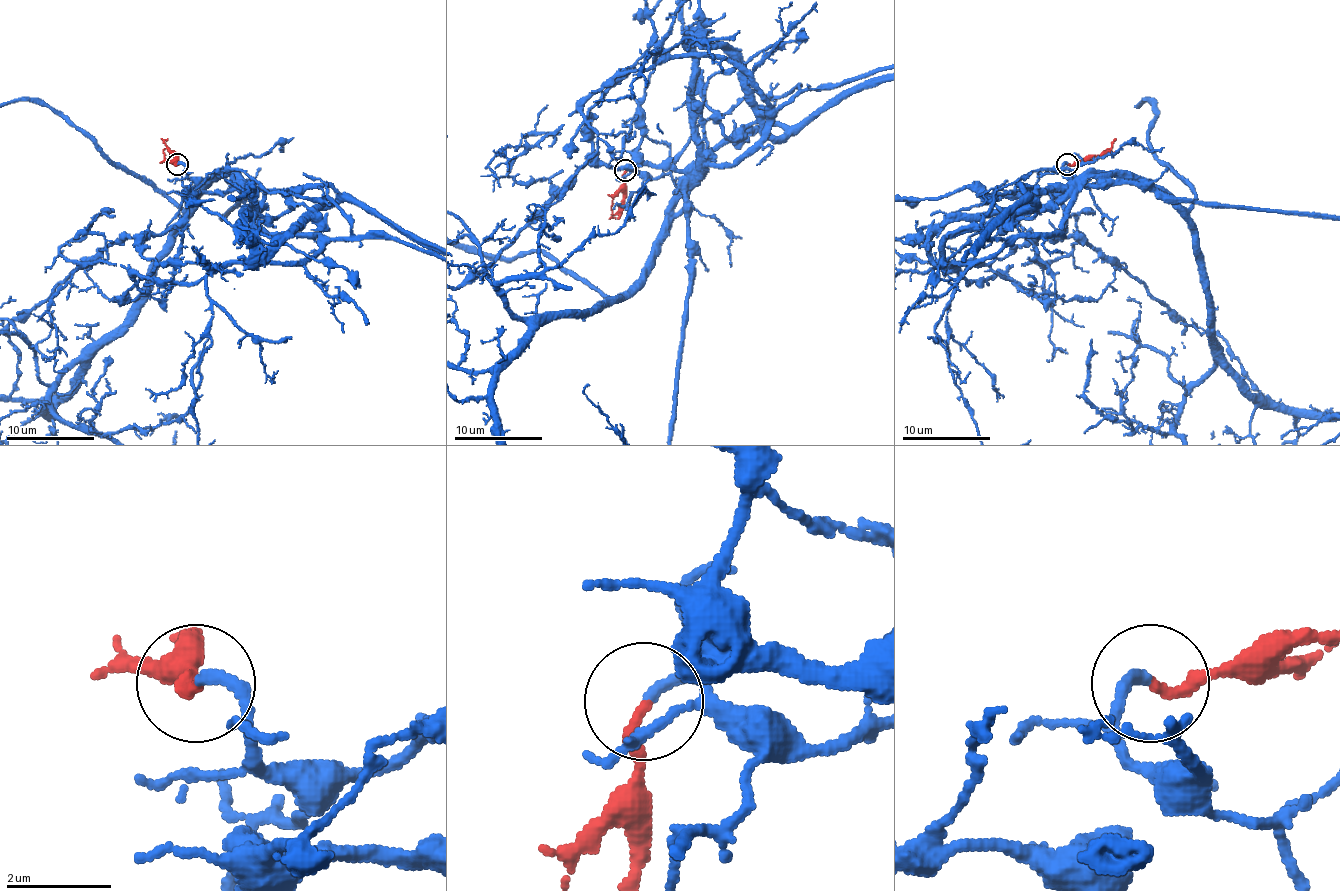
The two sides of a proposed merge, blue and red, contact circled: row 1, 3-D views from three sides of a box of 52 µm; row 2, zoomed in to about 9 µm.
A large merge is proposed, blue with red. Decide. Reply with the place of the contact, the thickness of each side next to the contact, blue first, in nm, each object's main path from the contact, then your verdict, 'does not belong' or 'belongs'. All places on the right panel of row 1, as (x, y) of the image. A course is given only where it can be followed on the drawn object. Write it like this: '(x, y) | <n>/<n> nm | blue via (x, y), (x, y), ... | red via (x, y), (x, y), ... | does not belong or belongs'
(1067, 164) | 220/200 nm | blue via (1067, 163), (1076, 178), (1034, 189), (1132, 176), (1189, 207), (1146, 100), (1067, 192), (1027, 185), (979, 227) | red via (1067, 163), (1087, 163), (1093, 156), (1102, 156), (1115, 139) | belongs

